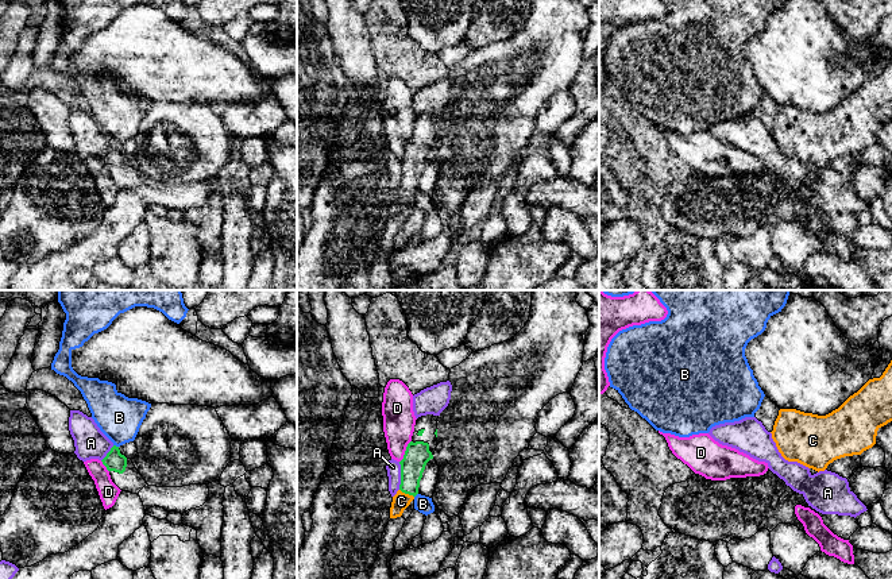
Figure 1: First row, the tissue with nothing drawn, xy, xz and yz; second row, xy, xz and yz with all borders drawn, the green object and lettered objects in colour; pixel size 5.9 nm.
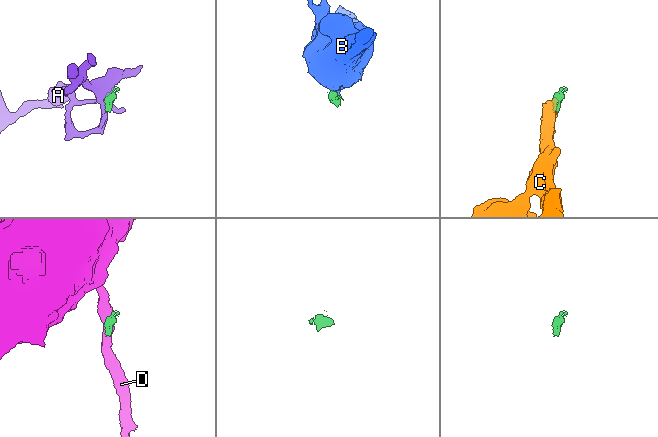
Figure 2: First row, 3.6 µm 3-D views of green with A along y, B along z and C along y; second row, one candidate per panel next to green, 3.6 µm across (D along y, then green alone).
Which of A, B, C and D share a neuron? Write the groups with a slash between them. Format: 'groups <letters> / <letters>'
groups A / B / C / D

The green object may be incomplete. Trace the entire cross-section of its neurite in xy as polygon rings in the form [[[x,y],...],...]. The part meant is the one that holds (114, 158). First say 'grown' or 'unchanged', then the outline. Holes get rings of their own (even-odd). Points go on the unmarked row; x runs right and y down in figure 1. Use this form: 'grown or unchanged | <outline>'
grown | [[[113,143],[101,159],[120,188],[139,193],[139,189],[147,182],[132,158],[127,157],[119,144]]]

